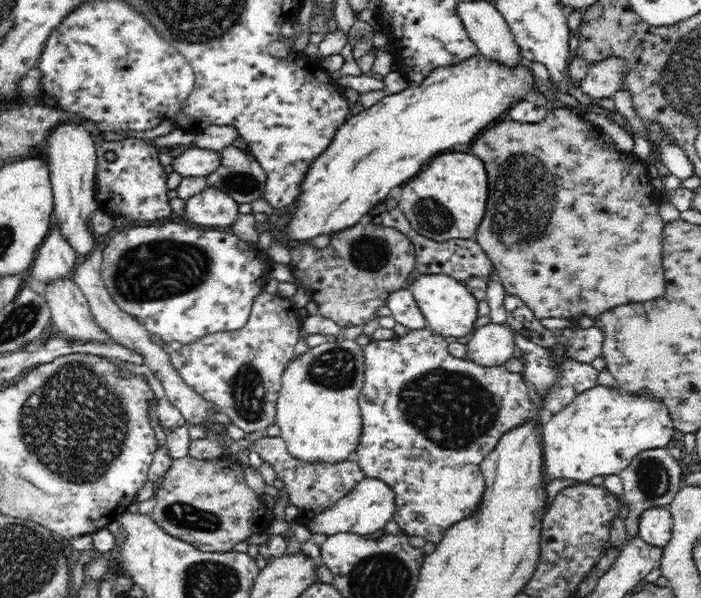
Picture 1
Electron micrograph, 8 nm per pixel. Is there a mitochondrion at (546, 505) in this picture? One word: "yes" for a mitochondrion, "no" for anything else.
no

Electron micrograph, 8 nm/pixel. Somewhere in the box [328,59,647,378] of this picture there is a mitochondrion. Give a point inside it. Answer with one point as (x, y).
(523, 202)

